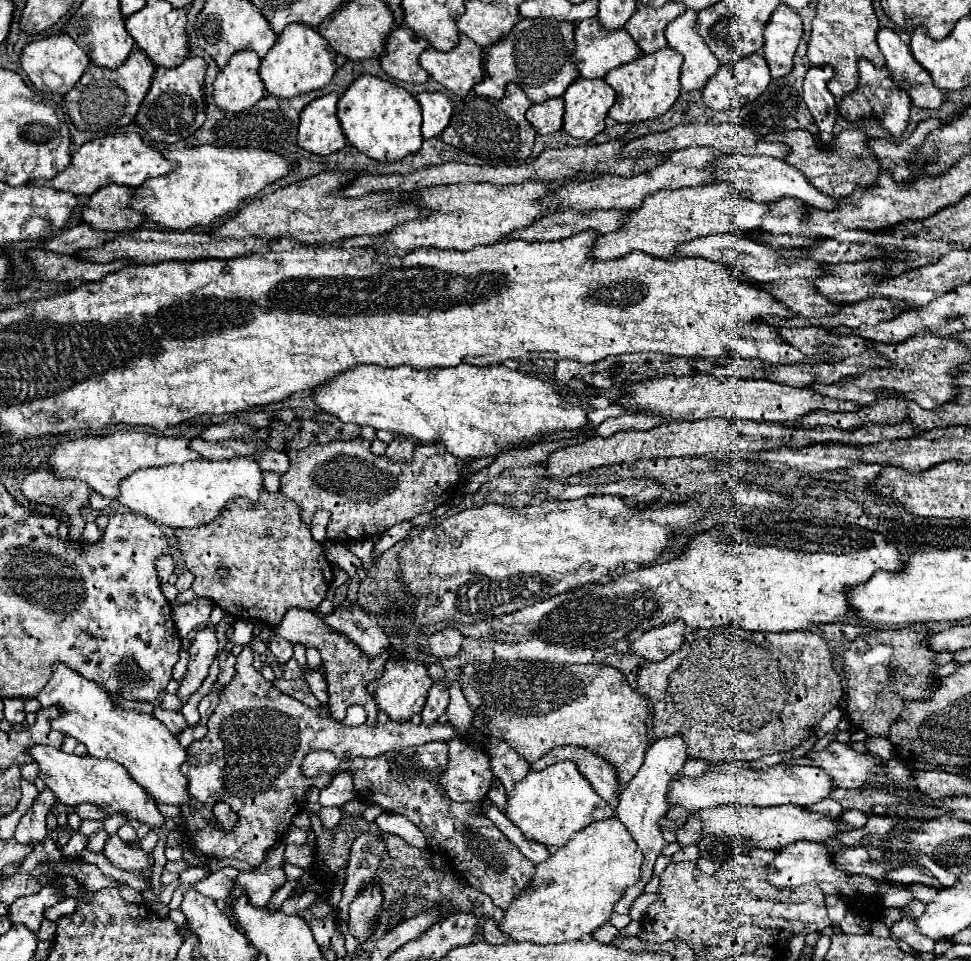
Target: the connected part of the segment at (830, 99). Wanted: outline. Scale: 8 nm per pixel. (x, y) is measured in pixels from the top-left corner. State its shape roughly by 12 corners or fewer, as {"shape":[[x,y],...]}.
{"shape":[[814,66],[804,78],[804,102],[820,132],[838,116],[828,90],[834,70]]}

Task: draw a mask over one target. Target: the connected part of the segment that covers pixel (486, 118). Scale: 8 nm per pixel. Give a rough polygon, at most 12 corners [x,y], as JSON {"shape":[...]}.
{"shape":[[518,84],[502,100],[468,94],[440,134],[494,166],[530,156],[532,102]]}

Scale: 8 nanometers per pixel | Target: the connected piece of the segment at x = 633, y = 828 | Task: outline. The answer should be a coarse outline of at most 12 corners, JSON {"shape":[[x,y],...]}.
{"shape":[[682,736],[654,741],[620,794],[616,818],[644,854],[640,884],[616,902],[628,914],[666,846],[658,820],[689,758]]}

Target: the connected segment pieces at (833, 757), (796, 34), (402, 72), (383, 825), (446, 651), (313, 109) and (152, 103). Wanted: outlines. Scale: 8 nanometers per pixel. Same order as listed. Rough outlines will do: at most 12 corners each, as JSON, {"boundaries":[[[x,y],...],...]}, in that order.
{"boundaries":[[[830,742],[810,752],[834,786],[864,788],[882,760]],[[780,4],[764,30],[772,78],[792,72],[802,38],[796,10]],[[408,26],[386,38],[380,66],[394,80],[424,84],[418,56],[430,44]],[[384,812],[376,818],[382,832],[426,848],[422,832],[404,816]],[[454,628],[432,634],[422,652],[452,658],[460,652],[462,634]],[[336,94],[300,114],[298,144],[318,156],[344,148]],[[206,62],[156,68],[134,120],[176,144],[206,118]]]}

